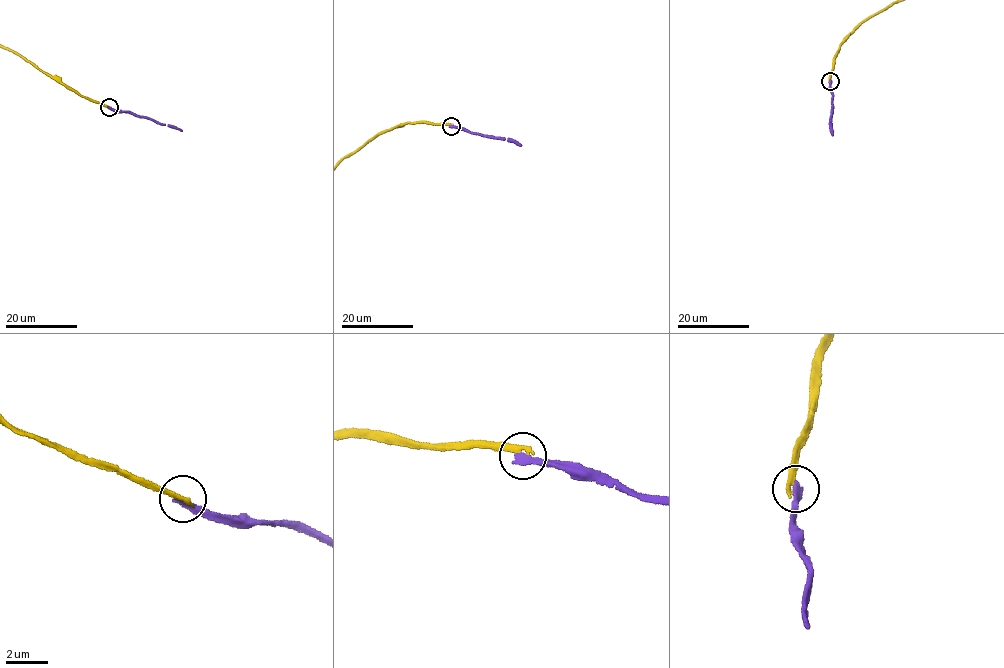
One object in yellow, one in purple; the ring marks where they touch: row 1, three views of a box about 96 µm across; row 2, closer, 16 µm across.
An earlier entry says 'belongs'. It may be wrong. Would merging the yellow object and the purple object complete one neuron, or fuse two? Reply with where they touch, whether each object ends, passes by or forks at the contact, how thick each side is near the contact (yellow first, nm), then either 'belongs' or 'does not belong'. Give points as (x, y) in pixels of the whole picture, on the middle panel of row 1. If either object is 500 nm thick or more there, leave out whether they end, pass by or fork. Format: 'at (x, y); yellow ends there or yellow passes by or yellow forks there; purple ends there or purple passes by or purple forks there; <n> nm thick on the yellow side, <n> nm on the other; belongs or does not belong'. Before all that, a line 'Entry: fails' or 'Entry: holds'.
Entry: fails
at (451, 126); yellow ends there; purple ends there; 320 nm thick on the yellow side, 320 nm on the other; does not belong

